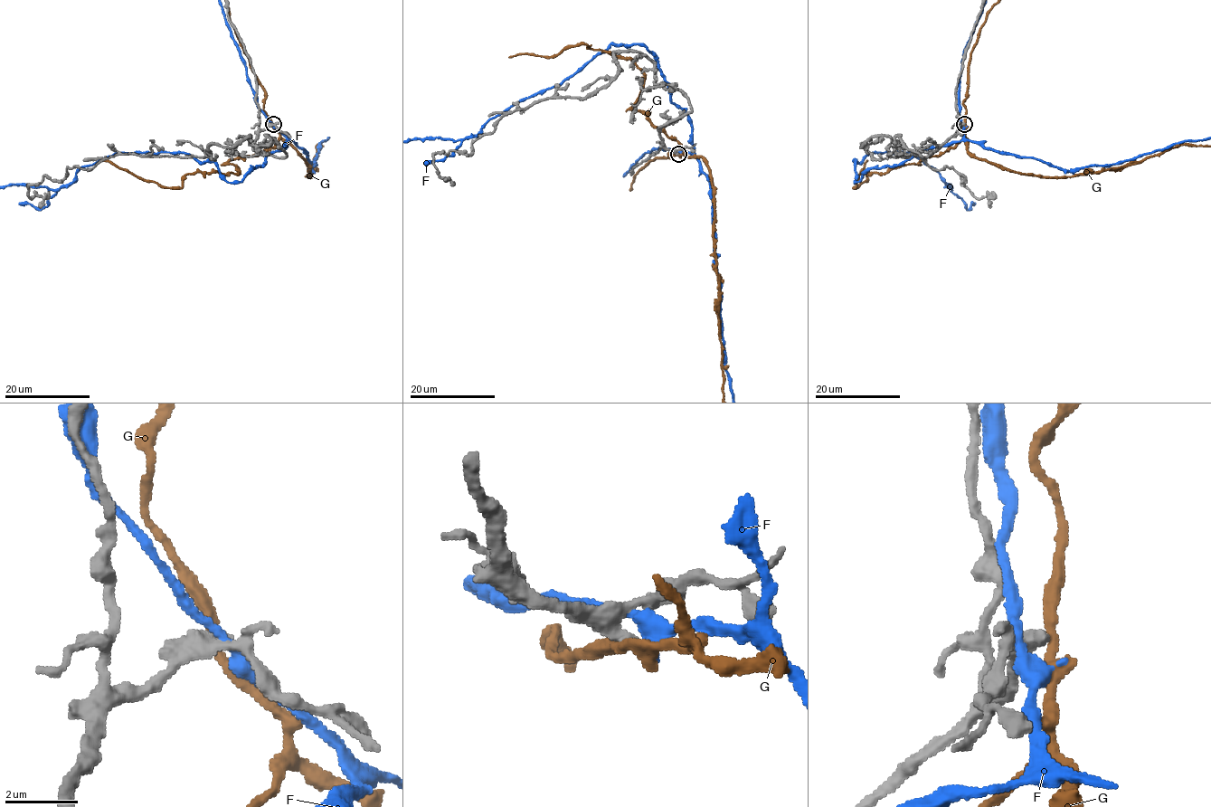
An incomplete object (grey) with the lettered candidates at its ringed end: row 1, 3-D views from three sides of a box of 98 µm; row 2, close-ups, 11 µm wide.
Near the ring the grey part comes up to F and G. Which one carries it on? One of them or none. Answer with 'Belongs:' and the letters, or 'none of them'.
Belongs: none of them

